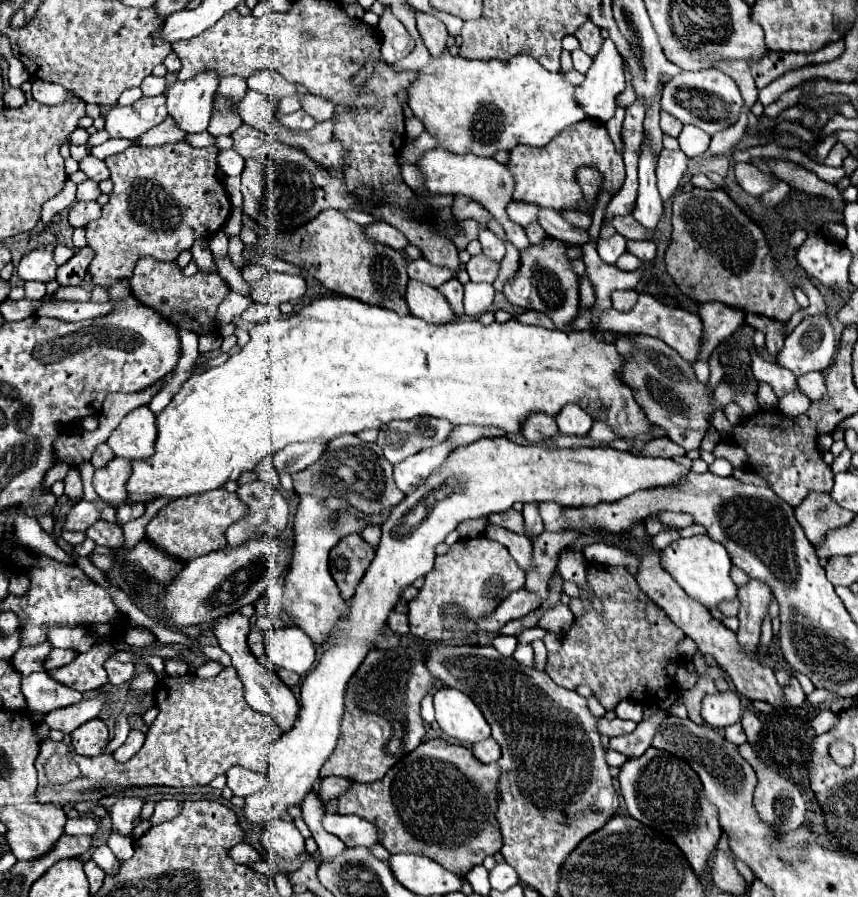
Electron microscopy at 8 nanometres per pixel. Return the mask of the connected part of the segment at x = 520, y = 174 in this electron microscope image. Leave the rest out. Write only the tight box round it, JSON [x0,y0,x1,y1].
[508,119,624,213]

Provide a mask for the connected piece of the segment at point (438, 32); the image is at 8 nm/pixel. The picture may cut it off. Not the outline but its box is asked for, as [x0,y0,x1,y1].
[416,11,448,57]

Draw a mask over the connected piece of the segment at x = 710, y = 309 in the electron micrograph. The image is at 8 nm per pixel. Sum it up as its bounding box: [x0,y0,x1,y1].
[698,301,746,361]

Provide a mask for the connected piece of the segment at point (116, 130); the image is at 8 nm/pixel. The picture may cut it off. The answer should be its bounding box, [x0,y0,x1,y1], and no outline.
[106,97,166,139]

